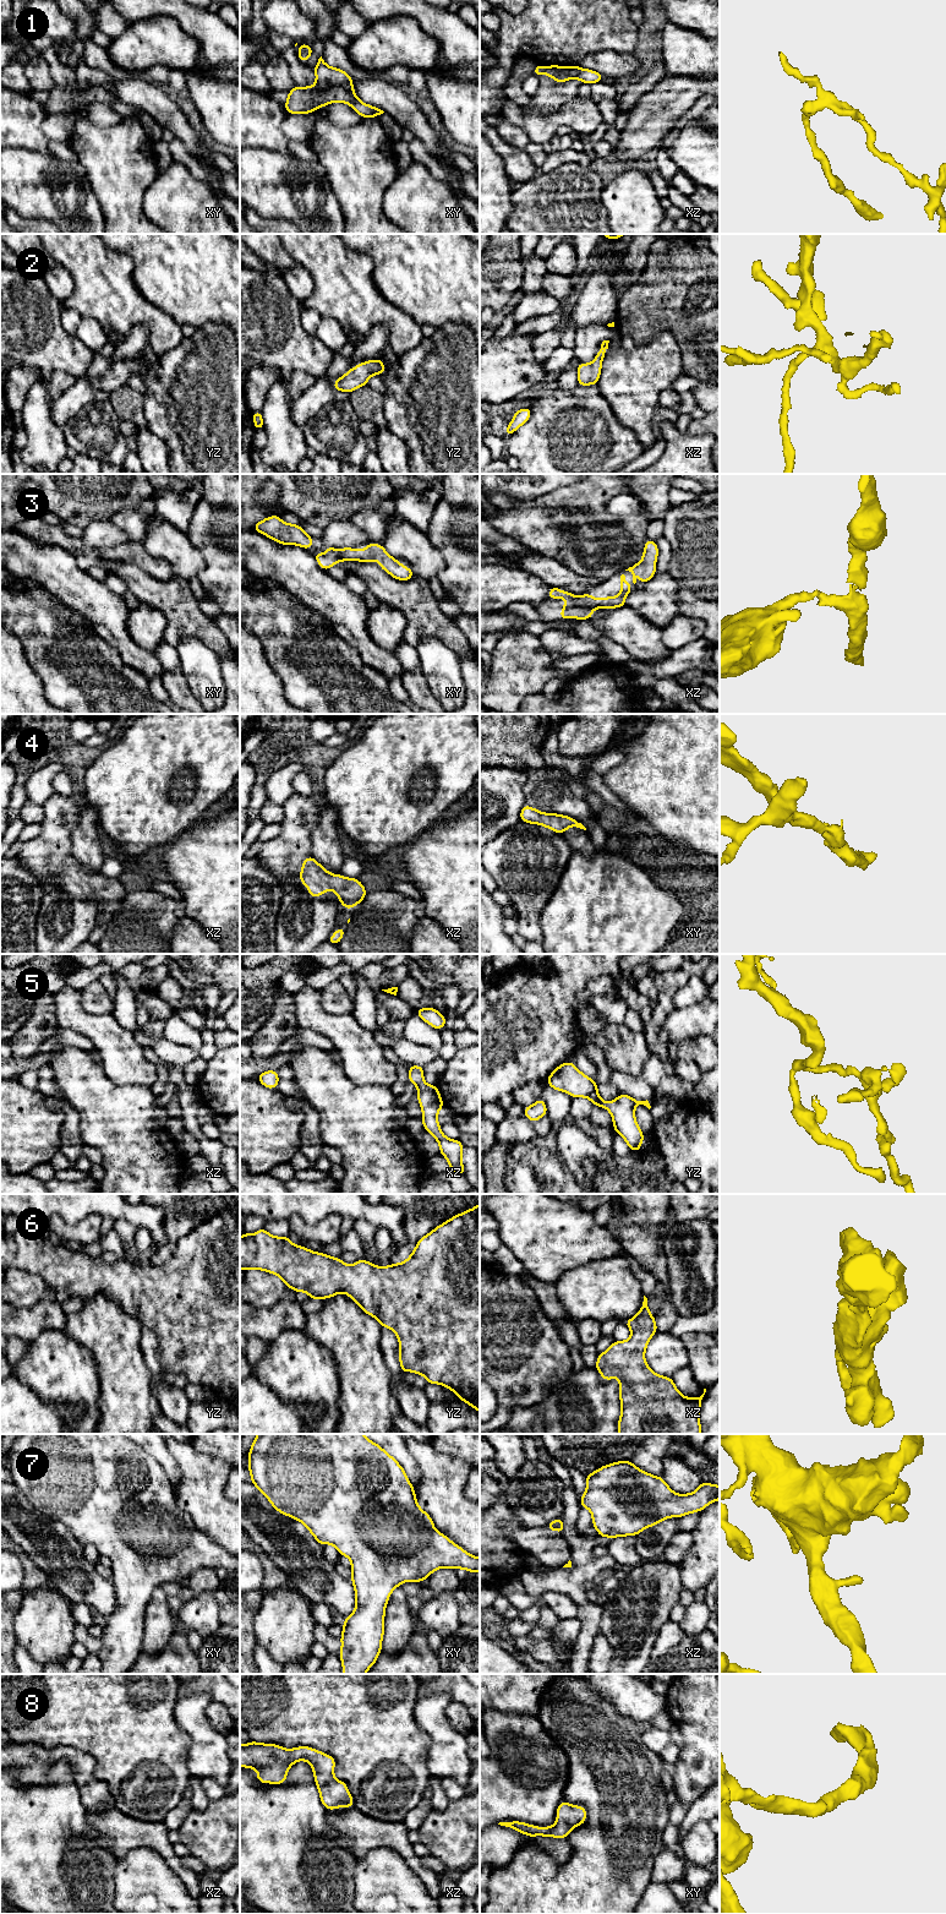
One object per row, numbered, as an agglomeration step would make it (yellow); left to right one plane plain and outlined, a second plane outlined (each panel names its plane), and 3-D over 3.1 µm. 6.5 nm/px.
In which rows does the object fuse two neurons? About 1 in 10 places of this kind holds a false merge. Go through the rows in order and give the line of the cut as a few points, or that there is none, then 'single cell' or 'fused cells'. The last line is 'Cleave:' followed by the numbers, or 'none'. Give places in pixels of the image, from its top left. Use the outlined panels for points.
1: cut in xy along (316, 83), (320, 86), (340, 86), (359, 101); fused cells
2: no cut; single cell
3: no cut; single cell
4: no cut; single cell
5: no cut; single cell
6: no cut; single cell
7: no cut; single cell
8: no cut; single cell
Cleave: 1

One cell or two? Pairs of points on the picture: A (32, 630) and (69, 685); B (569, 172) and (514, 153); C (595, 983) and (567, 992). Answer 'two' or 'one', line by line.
A: one
B: two
C: two

